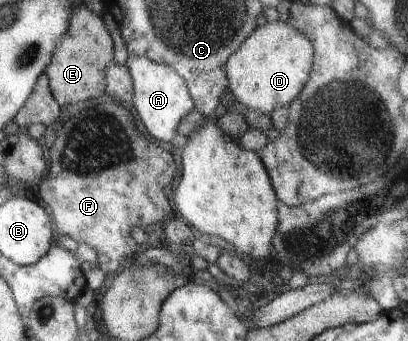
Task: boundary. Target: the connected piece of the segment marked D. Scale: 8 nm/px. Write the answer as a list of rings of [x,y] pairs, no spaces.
[[[279,19],[258,26],[242,43],[237,52],[234,52],[226,62],[228,90],[233,93],[236,101],[254,111],[261,111],[269,116],[275,109],[287,107],[301,92],[311,74],[314,59],[314,46],[309,37],[300,30],[293,28],[289,23]]]

